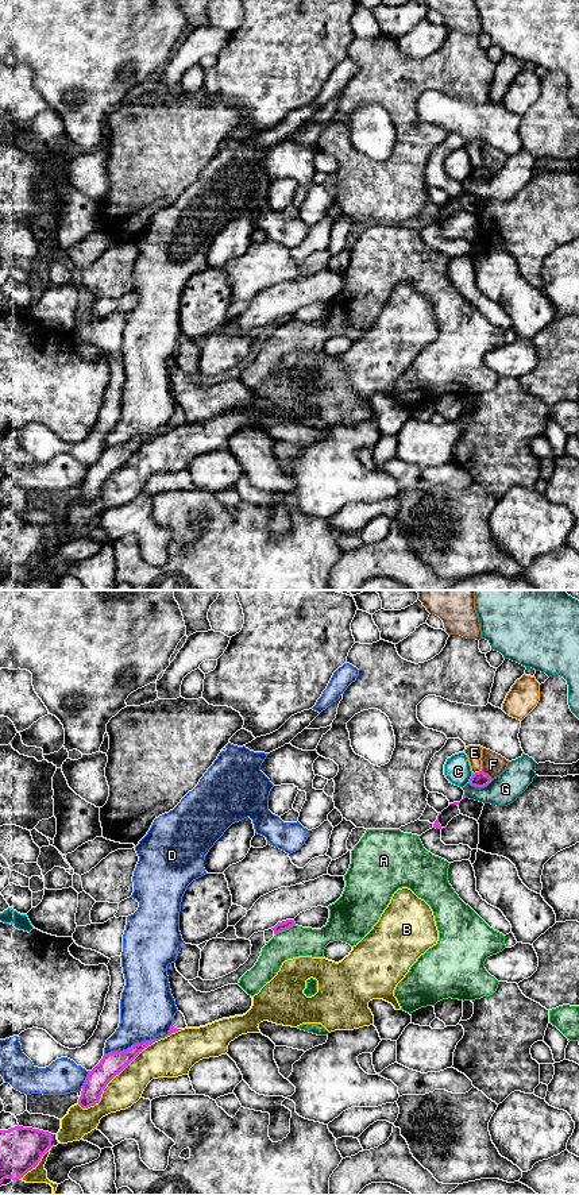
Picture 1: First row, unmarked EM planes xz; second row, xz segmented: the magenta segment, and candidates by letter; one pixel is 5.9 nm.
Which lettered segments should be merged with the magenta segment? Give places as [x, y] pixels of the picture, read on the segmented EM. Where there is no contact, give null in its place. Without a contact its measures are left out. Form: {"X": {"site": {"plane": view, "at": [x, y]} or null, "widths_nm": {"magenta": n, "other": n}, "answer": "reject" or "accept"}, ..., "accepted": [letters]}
{"A": {"site": {"plane": "xz", "at": [285, 929]}, "widths_nm": {"magenta": 60, "other": 180}, "answer": "reject"}, "B": {"site": {"plane": "xz", "at": [115, 1075]}, "widths_nm": {"magenta": 140, "other": 200}, "answer": "reject"}, "C": {"site": {"plane": "xz", "at": [471, 778]}, "widths_nm": {"magenta": 100, "other": 160}, "answer": "reject"}, "D": {"site": {"plane": "xz", "at": [131, 1047]}, "widths_nm": {"magenta": 140, "other": 320}, "answer": "reject"}, "E": {"site": {"plane": "xz", "at": [477, 773]}, "widths_nm": {"magenta": 100, "other": 100}, "answer": "reject"}, "F": {"site": {"plane": "xz", "at": [487, 775]}, "widths_nm": {"magenta": 100, "other": 140}, "answer": "reject"}, "G": {"site": {"plane": "xz", "at": [481, 786]}, "widths_nm": {"magenta": 100, "other": 180}, "answer": "reject"}, "accepted": []}

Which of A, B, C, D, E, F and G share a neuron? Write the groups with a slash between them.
A / B / C / D / E / F / G

